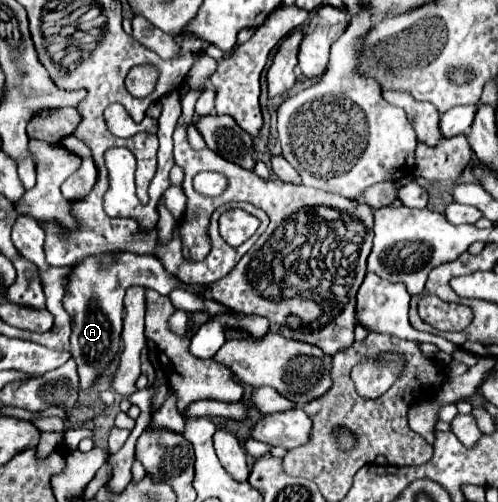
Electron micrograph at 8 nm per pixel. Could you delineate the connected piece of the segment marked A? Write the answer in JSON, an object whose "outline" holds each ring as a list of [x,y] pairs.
{"outline":[[[117,251],[117,255],[93,255],[73,265],[69,271],[69,283],[65,287],[63,303],[65,311],[69,311],[71,317],[71,357],[77,363],[83,391],[91,387],[93,379],[119,351],[123,327],[123,295],[131,285],[143,285],[163,295],[169,295],[169,291],[177,285],[191,293],[207,291],[207,285],[179,283],[165,271],[159,259],[153,259],[153,255],[133,255],[131,251]]]}

